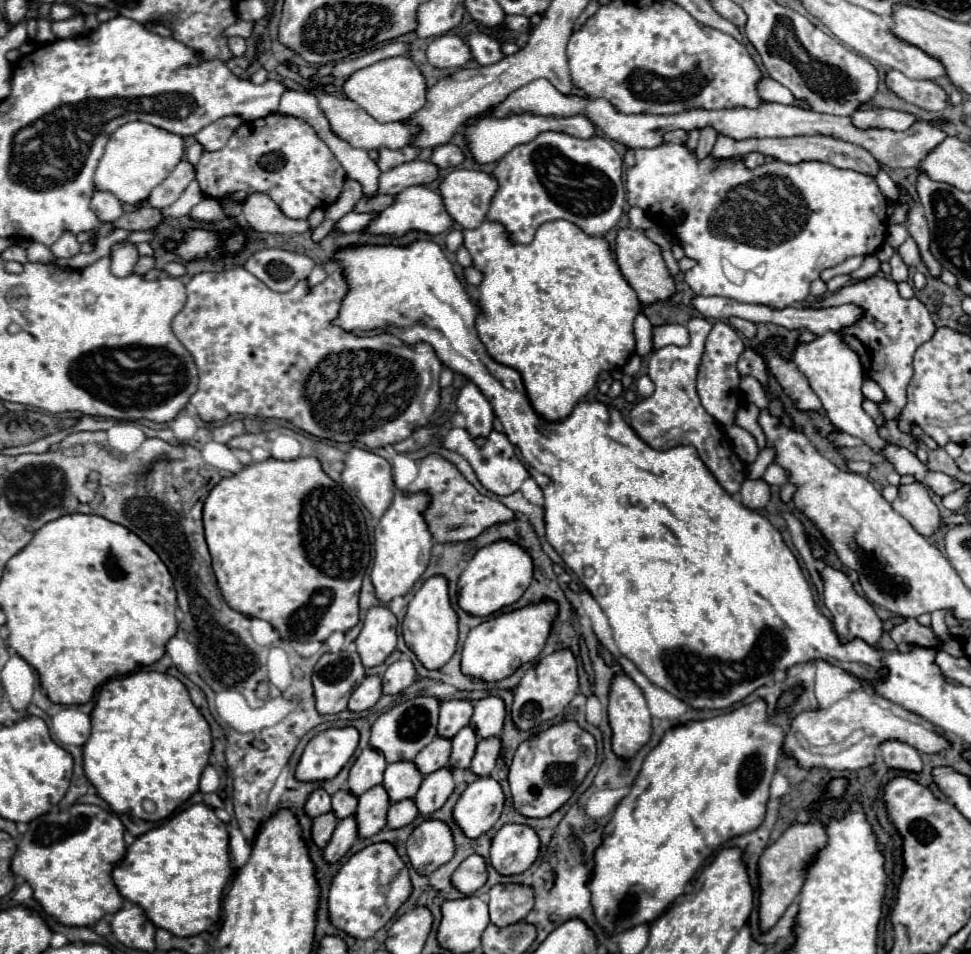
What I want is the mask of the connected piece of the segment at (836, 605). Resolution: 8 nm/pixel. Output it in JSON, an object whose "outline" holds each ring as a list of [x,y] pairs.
{"outline":[[[825,566],[821,570],[821,578],[823,578],[823,586],[825,586],[825,592],[823,592],[823,600],[825,600],[825,606],[831,610],[833,614],[833,626],[839,634],[839,638],[843,642],[849,642],[853,638],[861,638],[865,640],[867,644],[875,646],[883,634],[883,626],[881,626],[881,620],[879,616],[875,614],[873,606],[855,592],[853,588],[853,578],[849,576],[849,572],[841,572],[833,566]]]}

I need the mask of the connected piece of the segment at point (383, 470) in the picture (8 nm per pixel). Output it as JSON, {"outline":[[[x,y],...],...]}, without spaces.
{"outline":[[[351,448],[343,470],[343,484],[357,492],[357,498],[375,520],[383,516],[395,494],[391,464],[361,448]]]}

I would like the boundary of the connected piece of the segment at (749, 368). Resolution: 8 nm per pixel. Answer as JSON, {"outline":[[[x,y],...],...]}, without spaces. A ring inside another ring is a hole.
{"outline":[[[743,354],[739,358],[739,370],[741,370],[741,376],[755,376],[763,386],[767,386],[767,370],[761,356]]]}

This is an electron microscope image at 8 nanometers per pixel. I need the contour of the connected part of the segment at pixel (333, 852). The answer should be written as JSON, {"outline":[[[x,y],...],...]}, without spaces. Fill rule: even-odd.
{"outline":[[[349,816],[349,818],[345,818],[345,820],[341,820],[341,822],[337,824],[331,840],[327,842],[327,846],[325,846],[325,850],[323,850],[323,852],[325,852],[325,854],[323,854],[323,860],[325,860],[327,864],[337,862],[337,860],[351,848],[351,844],[353,844],[355,840],[357,840],[357,824],[355,824],[355,818]]]}

